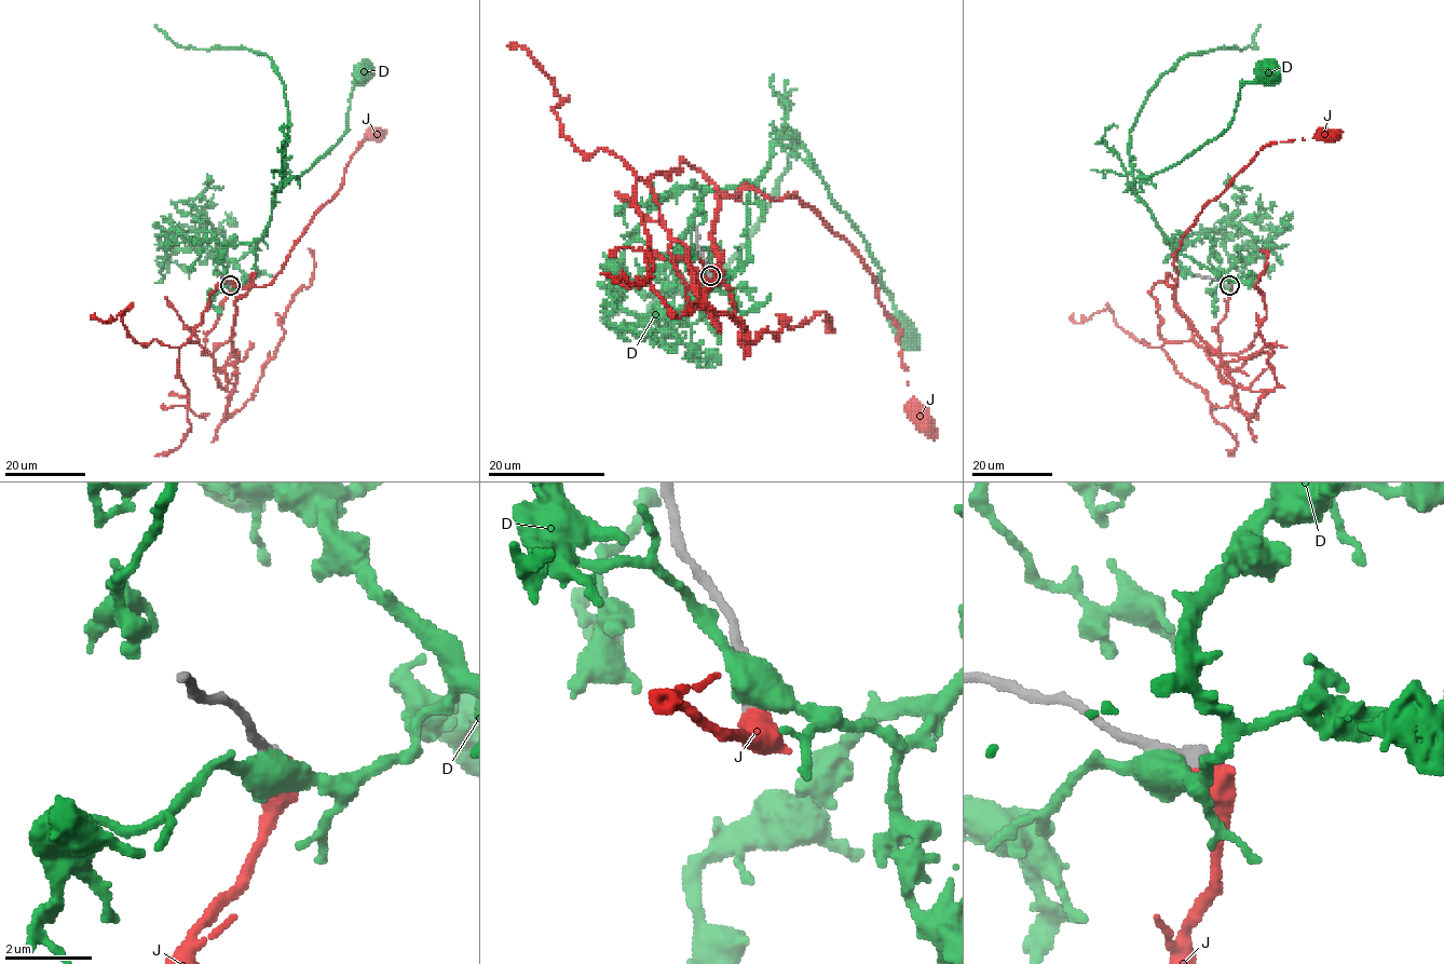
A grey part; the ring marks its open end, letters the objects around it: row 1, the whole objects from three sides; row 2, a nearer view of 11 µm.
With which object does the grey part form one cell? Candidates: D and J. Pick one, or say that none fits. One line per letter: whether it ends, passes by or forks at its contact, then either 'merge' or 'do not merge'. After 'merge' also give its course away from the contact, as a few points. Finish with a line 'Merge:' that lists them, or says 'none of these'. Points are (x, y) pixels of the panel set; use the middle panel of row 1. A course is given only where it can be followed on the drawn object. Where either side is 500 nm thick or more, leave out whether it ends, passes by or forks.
D: it forks there; do not merge
J: merge; it runs (709, 274), (672, 259), (648, 181), (680, 163), (729, 195), (795, 195), (841, 235), (898, 326), (923, 421)
Merge: J

